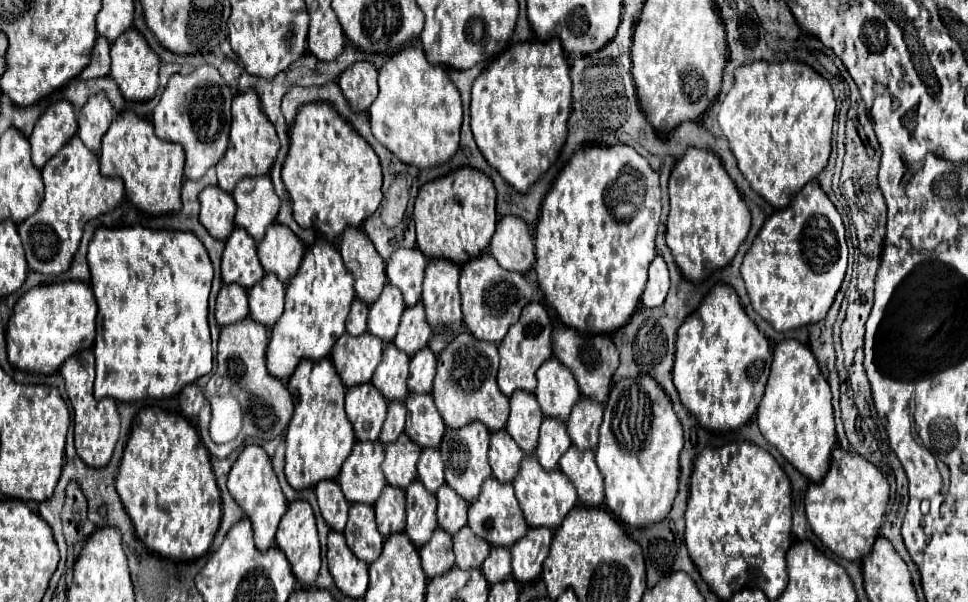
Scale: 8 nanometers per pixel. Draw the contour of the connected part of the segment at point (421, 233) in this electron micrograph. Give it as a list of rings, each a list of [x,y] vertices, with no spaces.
[[[463,167],[421,187],[415,201],[417,247],[427,259],[447,259],[457,265],[483,253],[497,227],[493,181],[477,169]]]

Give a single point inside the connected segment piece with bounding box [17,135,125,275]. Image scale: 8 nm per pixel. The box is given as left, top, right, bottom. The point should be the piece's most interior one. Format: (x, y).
(75, 192)

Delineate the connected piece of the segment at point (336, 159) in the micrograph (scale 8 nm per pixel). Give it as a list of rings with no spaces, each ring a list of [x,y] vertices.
[[[323,103],[299,109],[289,141],[283,183],[291,195],[295,221],[305,229],[313,227],[331,241],[347,227],[361,227],[381,203],[381,163],[371,145],[331,105]]]

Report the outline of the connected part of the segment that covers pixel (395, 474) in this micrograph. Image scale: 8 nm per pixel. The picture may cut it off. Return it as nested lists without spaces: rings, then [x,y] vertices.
[[[405,433],[399,439],[385,447],[385,461],[383,473],[389,485],[407,489],[411,481],[417,479],[417,461],[421,455],[421,447],[413,443]]]

